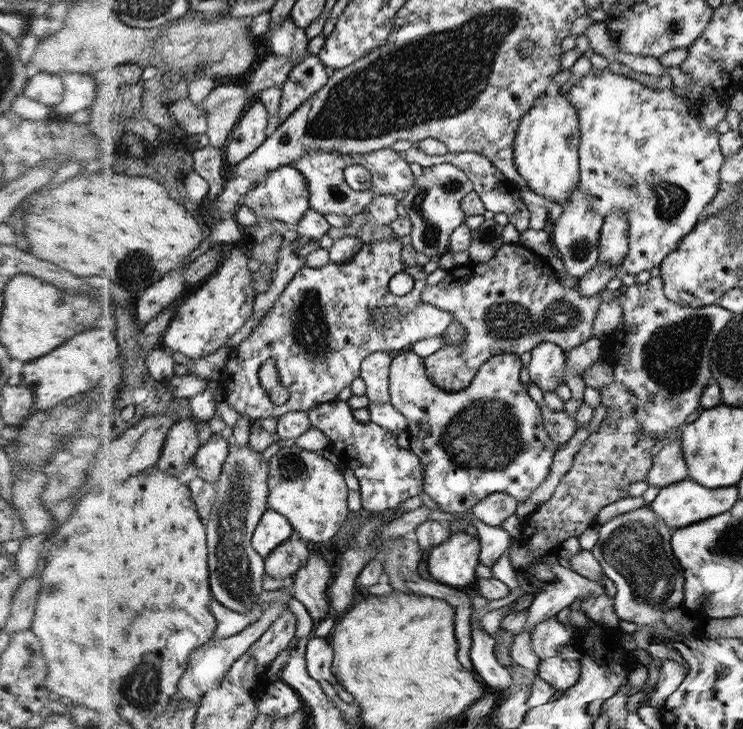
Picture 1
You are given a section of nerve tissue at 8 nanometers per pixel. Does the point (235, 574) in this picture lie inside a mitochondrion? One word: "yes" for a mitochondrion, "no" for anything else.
yes

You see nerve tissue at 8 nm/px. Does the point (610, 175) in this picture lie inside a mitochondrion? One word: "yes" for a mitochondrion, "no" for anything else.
yes

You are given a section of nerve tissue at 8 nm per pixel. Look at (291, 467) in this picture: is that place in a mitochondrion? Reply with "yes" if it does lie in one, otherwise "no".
yes

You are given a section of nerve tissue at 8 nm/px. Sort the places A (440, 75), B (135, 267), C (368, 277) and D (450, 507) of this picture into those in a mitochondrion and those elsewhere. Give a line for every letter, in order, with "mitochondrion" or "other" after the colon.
A: mitochondrion
B: mitochondrion
C: other
D: other

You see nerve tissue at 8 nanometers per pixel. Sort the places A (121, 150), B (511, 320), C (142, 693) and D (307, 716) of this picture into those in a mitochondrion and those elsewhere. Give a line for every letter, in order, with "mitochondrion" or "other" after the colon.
A: other
B: mitochondrion
C: mitochondrion
D: other

